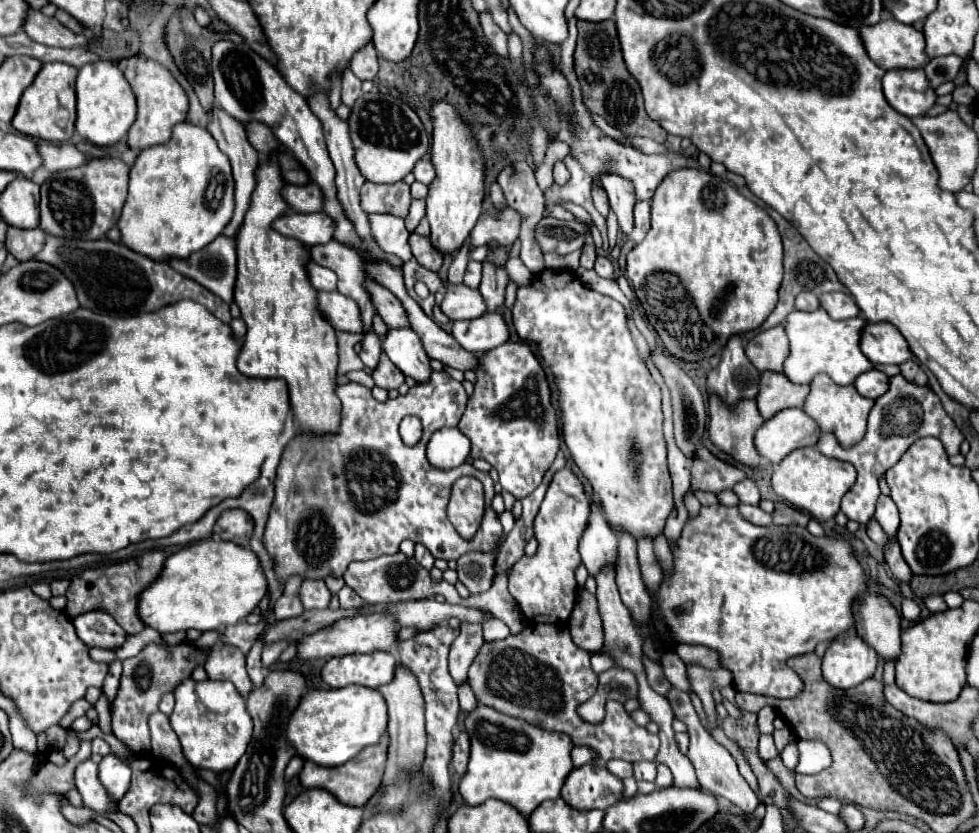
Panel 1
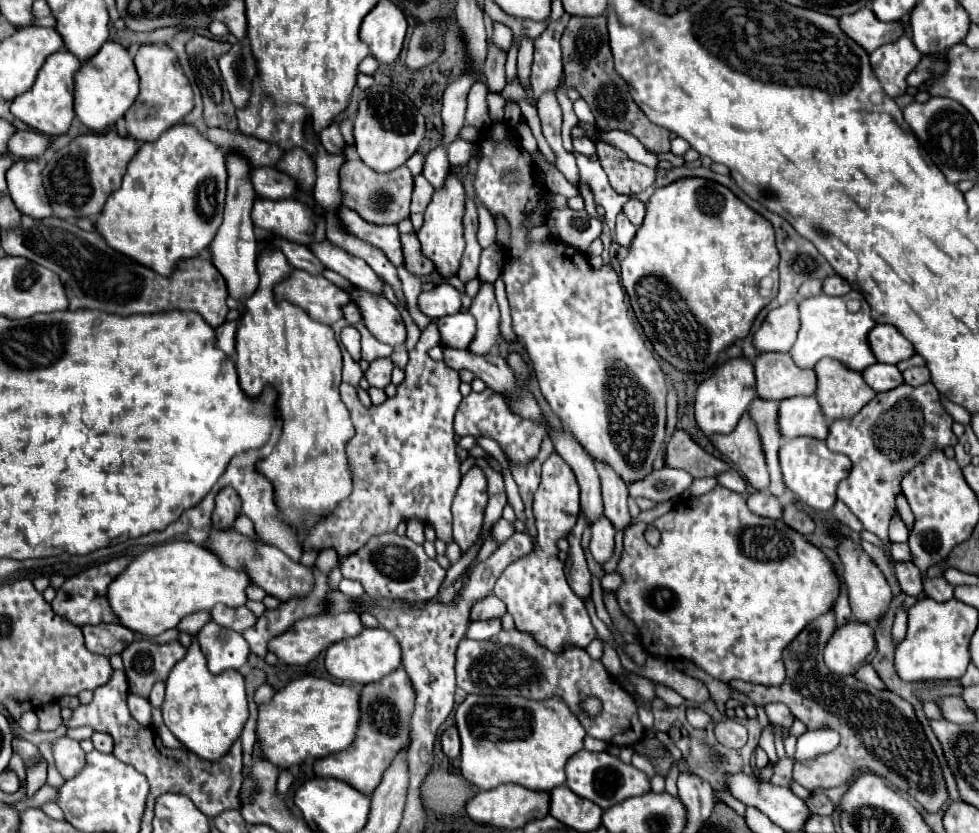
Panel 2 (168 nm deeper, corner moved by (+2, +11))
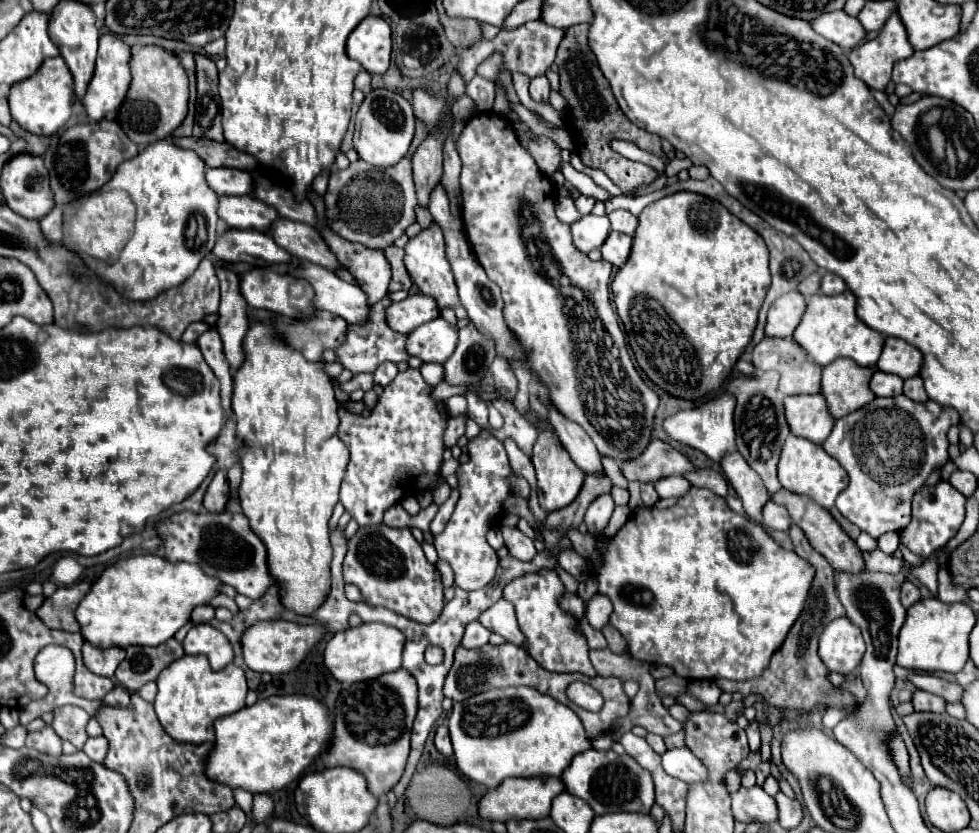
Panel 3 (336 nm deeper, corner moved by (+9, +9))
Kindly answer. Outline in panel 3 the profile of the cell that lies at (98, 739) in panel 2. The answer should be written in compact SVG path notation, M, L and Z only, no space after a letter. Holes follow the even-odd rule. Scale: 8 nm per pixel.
M99 736L99 738L89 738L89 740L85 742L85 746L83 746L83 752L85 752L91 760L95 760L95 762L103 762L103 758L105 758L105 754L107 754L107 738L103 738L103 736Z

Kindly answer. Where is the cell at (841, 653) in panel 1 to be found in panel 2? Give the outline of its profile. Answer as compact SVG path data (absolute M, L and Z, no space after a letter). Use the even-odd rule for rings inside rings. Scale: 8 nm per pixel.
M848 622L838 628L824 648L824 662L834 674L856 674L876 654L874 628L862 622Z

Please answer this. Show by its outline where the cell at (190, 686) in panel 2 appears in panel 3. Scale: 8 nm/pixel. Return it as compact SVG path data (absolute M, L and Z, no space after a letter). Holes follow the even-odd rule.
M183 656L181 660L167 666L157 678L157 698L155 712L161 726L169 736L179 742L203 744L215 740L213 722L221 716L229 716L245 706L247 682L245 672L235 662L227 664L223 670L211 670L205 656Z

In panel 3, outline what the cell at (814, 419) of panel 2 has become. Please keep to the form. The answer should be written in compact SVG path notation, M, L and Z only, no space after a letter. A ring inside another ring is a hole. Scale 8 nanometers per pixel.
M821 394L785 396L785 416L795 436L807 438L815 444L823 444L835 424L835 418L829 416L827 402Z

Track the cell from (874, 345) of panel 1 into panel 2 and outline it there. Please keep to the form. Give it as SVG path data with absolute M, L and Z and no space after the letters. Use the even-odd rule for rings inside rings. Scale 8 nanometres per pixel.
M876 324L868 334L868 342L878 362L898 364L914 354L914 346L892 324Z

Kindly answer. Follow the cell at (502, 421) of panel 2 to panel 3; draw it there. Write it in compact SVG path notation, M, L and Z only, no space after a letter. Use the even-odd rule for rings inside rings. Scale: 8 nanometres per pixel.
M451 418L447 420L447 426L445 426L445 432L443 432L443 446L445 448L451 448L457 444L459 436L465 434L465 420L463 418Z

